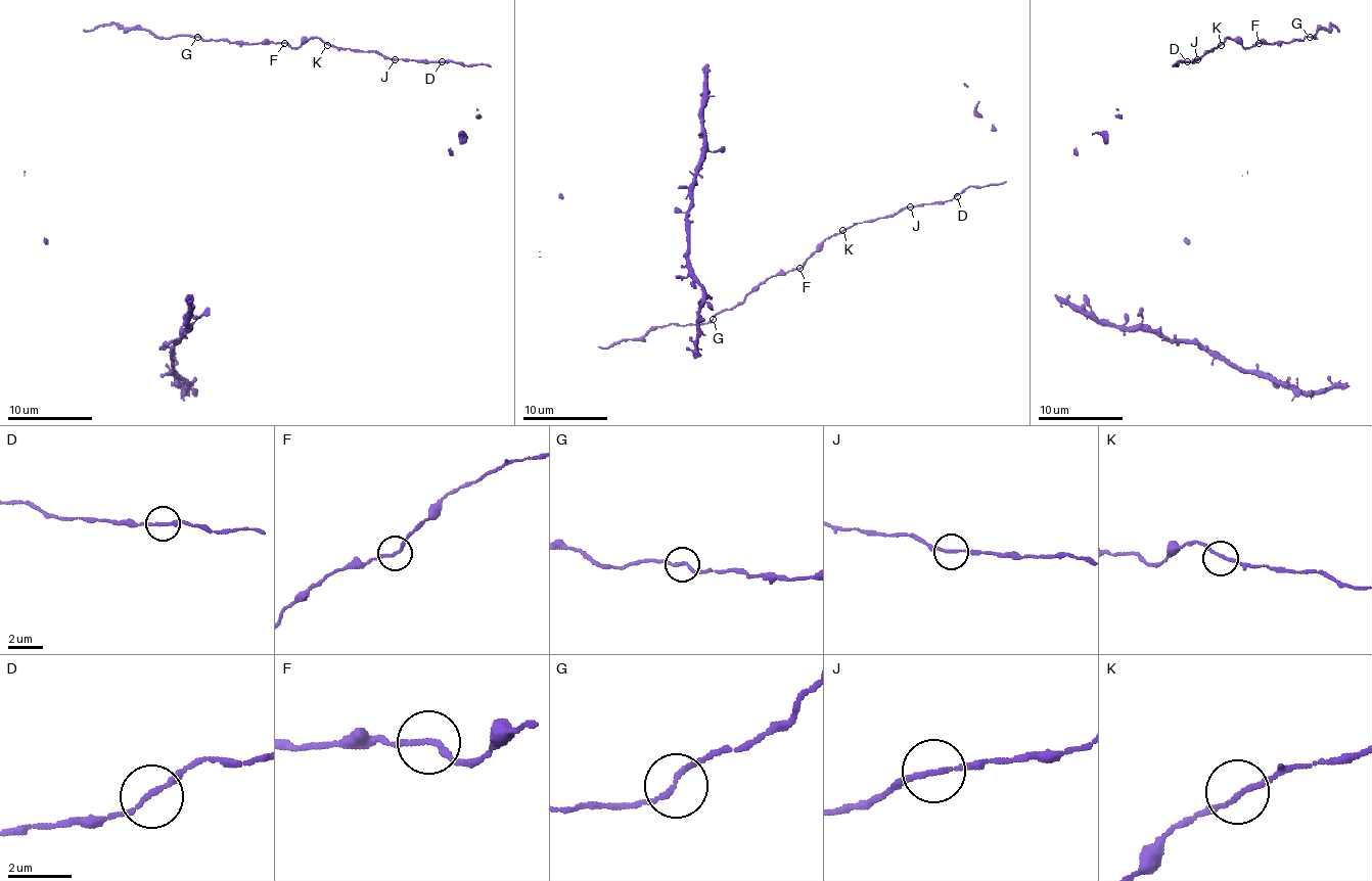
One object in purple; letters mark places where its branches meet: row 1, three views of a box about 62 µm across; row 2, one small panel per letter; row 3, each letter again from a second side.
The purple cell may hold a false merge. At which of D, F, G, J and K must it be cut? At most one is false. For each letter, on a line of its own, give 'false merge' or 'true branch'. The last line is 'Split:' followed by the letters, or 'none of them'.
D: true branch
F: true branch
G: true branch
J: true branch
K: true branch
Split: none of them

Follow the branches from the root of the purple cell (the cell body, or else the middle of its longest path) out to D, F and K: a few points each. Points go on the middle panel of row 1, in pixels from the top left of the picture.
D: (603, 348), (667, 325), (709, 323), (768, 278), (797, 270), (827, 238), (863, 221), (957, 196)
F: (603, 348), (667, 325), (709, 323), (768, 278), (799, 268)
K: (603, 348), (667, 325), (709, 323), (768, 278), (797, 270), (842, 230)

